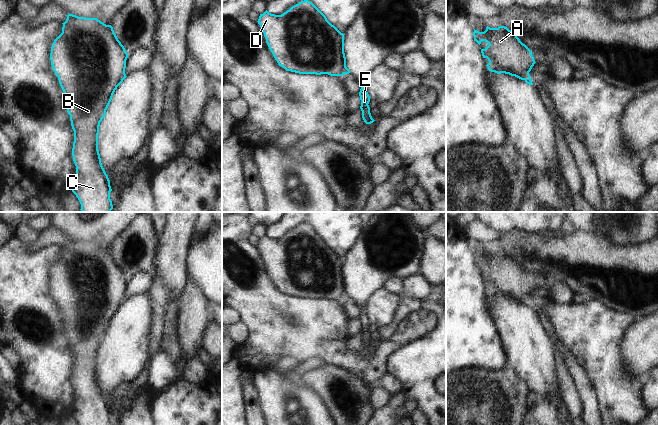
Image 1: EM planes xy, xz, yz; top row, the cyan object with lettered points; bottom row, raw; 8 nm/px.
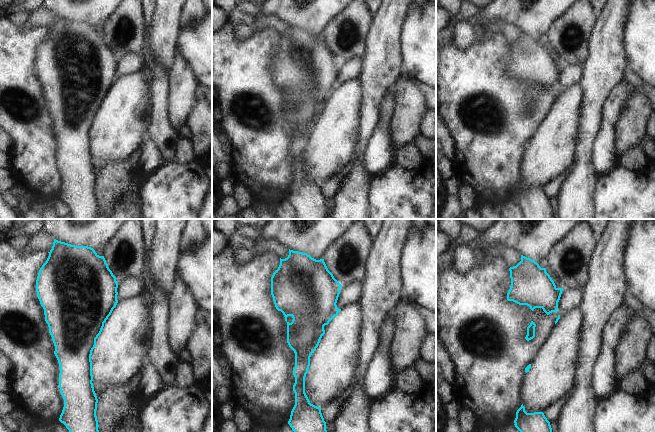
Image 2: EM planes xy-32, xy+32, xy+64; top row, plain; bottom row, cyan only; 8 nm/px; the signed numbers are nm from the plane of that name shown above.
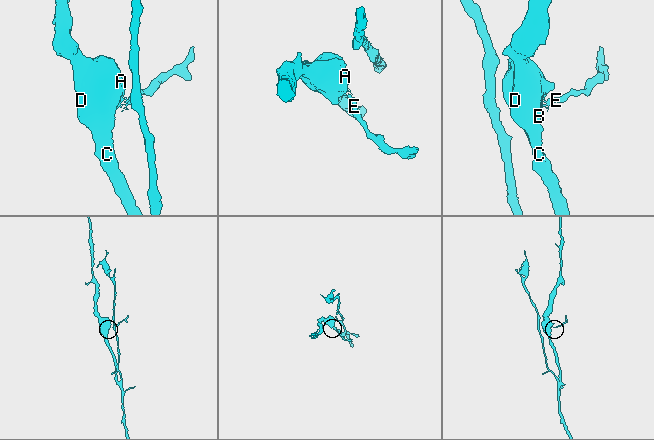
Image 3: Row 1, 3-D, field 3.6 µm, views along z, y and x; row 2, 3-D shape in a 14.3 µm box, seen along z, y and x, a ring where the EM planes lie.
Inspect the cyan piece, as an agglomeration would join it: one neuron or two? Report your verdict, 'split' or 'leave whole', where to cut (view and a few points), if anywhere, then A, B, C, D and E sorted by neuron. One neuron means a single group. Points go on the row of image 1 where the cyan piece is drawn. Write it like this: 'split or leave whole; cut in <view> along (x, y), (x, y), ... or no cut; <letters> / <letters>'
split; cut in xy along (126, 76), (119, 83); A B C D / E

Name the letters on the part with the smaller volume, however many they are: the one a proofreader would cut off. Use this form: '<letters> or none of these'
E.

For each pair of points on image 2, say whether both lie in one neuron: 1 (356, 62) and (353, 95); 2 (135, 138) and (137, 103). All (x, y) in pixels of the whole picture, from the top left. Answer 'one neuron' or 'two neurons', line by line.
1: two neurons
2: one neuron

